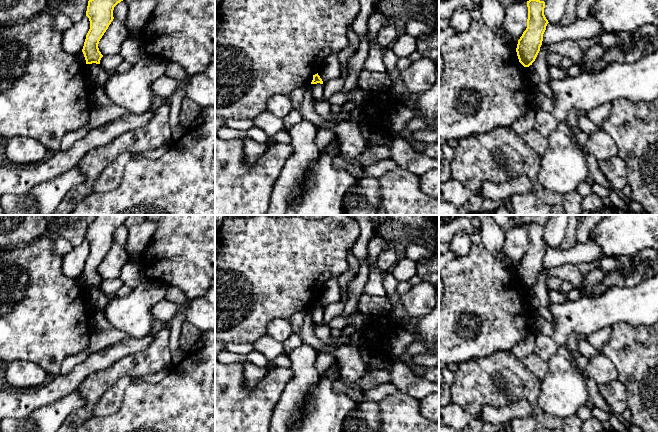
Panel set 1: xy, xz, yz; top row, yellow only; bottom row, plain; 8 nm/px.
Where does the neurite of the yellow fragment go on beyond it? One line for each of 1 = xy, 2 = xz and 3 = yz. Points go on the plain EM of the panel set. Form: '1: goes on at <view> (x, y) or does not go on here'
1: does not go on here
2: does not go on here
3: does not go on here

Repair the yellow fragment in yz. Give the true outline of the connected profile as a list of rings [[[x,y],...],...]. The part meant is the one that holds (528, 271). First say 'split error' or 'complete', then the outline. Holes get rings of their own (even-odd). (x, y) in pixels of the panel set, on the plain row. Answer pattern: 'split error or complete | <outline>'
complete | [[[537,223],[527,225],[527,252],[518,264],[516,276],[519,286],[529,291],[535,285],[543,265],[543,258],[549,247],[544,239],[545,226]]]

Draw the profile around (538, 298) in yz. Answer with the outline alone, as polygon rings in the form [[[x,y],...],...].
[[[546,273],[539,275],[535,285],[527,291],[528,301],[534,313],[546,319],[551,324],[554,322],[554,317],[550,312],[552,304],[546,289],[546,280],[549,277]]]

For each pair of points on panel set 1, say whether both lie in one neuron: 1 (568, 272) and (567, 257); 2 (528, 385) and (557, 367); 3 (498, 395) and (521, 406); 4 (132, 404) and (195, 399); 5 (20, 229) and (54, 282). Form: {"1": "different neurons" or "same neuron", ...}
{"1": "different neurons", "2": "different neurons", "3": "different neurons", "4": "same neuron", "5": "different neurons"}

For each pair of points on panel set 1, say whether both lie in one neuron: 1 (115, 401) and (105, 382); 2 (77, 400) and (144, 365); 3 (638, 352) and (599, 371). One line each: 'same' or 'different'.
1: different
2: different
3: different

